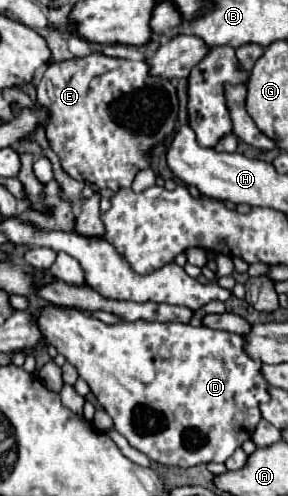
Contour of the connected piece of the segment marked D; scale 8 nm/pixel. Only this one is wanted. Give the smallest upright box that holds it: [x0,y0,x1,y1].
[37,307,269,467]

